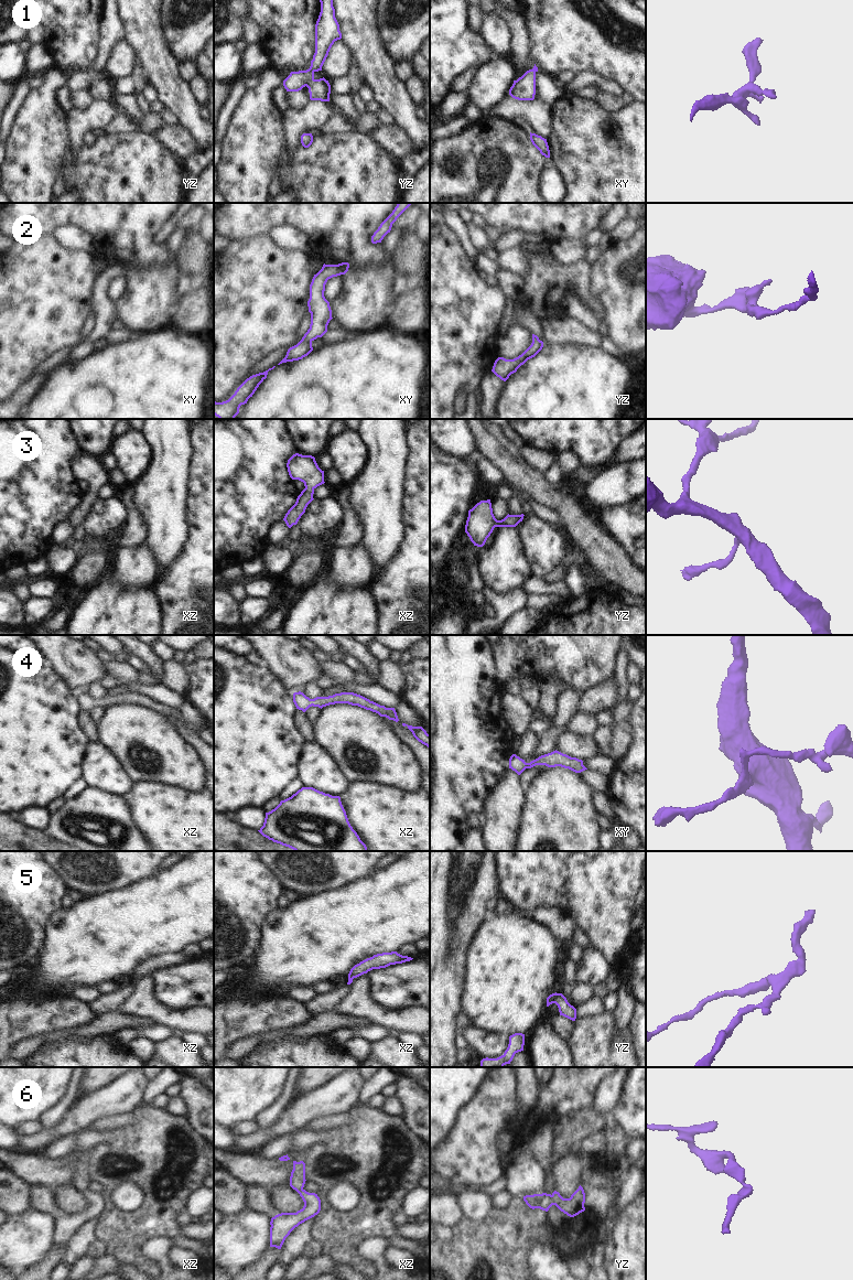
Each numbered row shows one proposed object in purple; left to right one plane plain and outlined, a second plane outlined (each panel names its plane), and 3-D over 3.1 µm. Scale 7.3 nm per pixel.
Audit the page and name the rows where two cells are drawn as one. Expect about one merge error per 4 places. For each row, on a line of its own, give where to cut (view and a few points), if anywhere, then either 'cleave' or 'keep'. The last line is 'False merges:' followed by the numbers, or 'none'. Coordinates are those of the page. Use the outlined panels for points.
1: cut none; keep
2: cut none; keep
3: cut none; keep
4: cut none; keep
5: cut none; keep
6: cut none; keep
False merges: none

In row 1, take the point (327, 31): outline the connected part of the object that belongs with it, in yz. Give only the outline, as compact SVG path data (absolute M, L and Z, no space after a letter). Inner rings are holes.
M320 0L321 12L315 24L315 53L311 61L311 66L306 71L291 72L290 75L283 80L283 86L287 92L299 92L303 87L309 88L311 100L330 101L331 85L324 77L320 79L314 78L314 73L322 71L322 66L328 55L328 52L335 41L342 39L339 31L339 24L335 18L335 9L333 7L333 0Z

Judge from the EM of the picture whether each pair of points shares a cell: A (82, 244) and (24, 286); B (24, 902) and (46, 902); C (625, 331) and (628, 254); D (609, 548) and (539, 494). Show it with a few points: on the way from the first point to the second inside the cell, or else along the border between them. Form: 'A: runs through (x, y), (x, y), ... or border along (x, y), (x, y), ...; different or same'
A: border along (53, 235), (68, 248), (87, 250), (92, 254); different
B: runs through (30, 902), (41, 902); same
C: runs through (625, 312), (625, 283), (616, 272); same
D: runs through (592, 536), (557, 501); same

